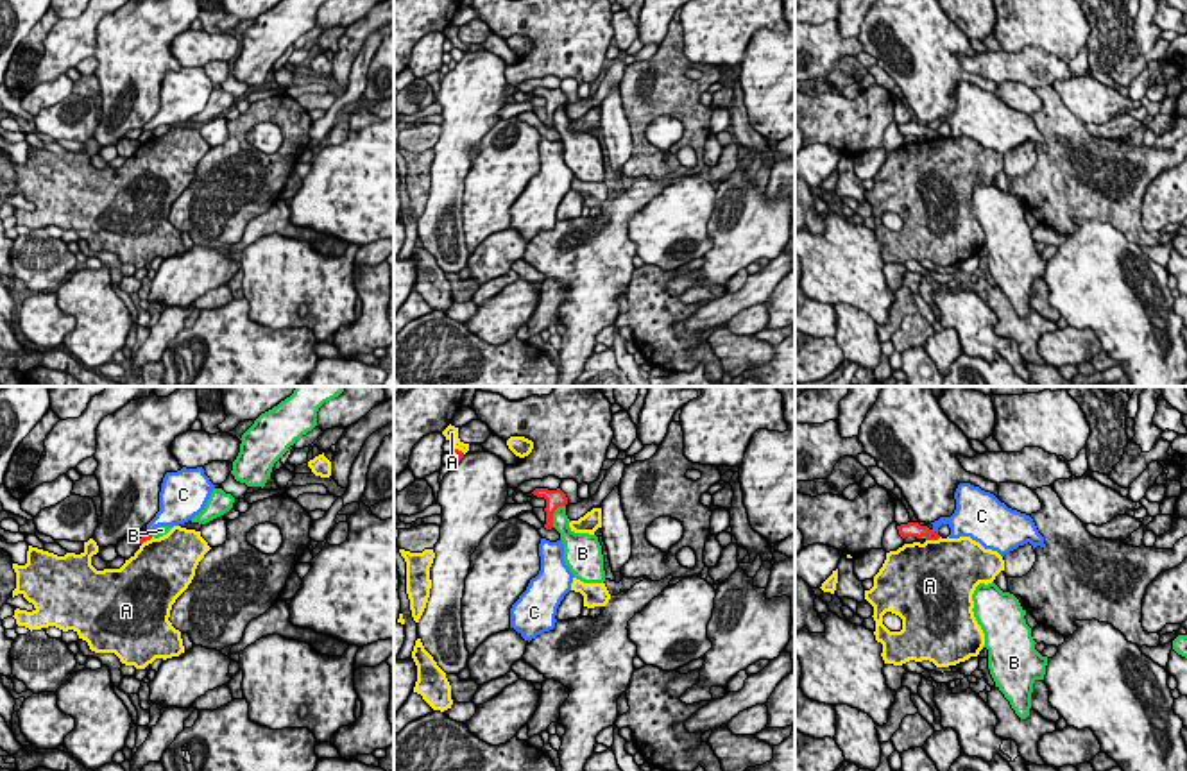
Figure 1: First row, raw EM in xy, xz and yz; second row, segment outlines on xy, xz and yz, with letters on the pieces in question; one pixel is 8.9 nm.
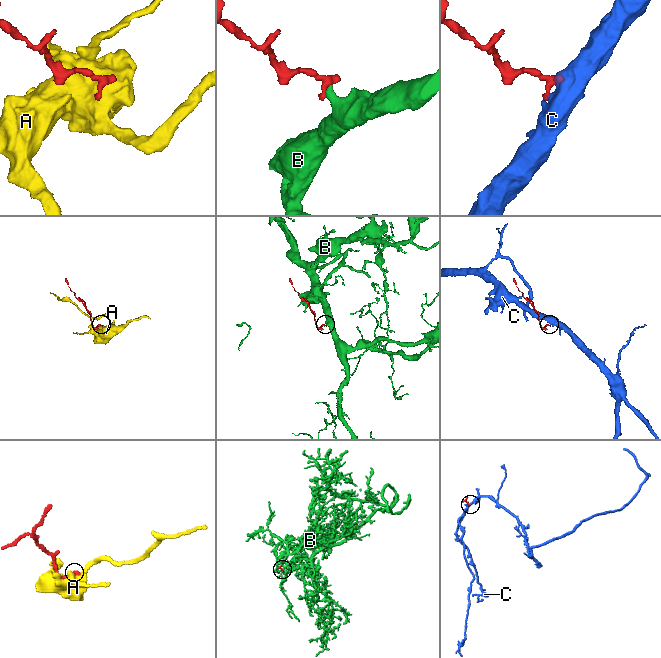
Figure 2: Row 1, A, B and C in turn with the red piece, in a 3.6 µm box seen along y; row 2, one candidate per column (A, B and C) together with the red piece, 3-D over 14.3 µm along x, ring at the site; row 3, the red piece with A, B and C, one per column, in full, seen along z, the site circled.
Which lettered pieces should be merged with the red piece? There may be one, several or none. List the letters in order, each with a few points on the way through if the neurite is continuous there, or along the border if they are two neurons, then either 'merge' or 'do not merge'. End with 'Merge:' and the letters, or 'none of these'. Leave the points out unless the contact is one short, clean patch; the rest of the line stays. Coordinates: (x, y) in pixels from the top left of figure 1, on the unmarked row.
A: do not merge
B: border along xz (564, 104), (555, 110), (552, 126); do not merge
C: border along yz (931, 129), (937, 131); do not merge
Merge: none of these

